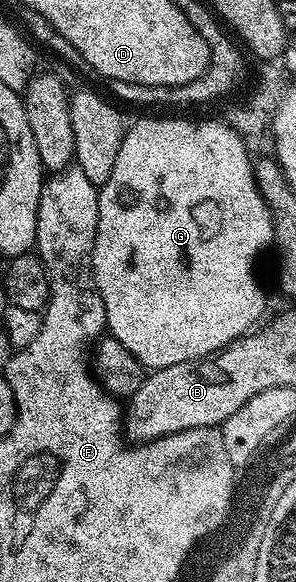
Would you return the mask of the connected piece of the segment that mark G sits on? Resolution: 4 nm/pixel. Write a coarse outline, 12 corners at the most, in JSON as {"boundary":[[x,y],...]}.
{"boundary":[[139,119],[99,187],[95,287],[144,368],[260,322],[244,136]]}

